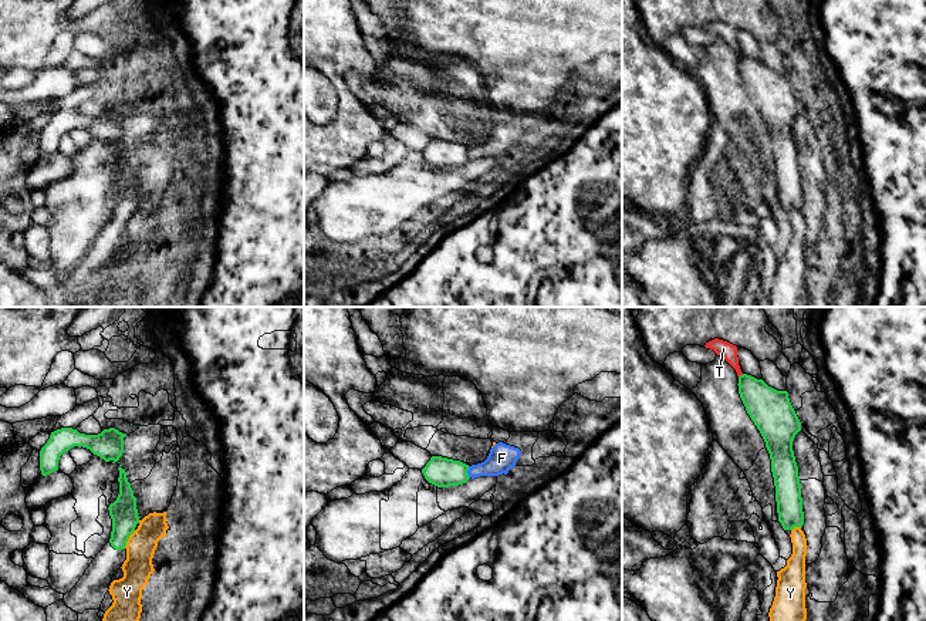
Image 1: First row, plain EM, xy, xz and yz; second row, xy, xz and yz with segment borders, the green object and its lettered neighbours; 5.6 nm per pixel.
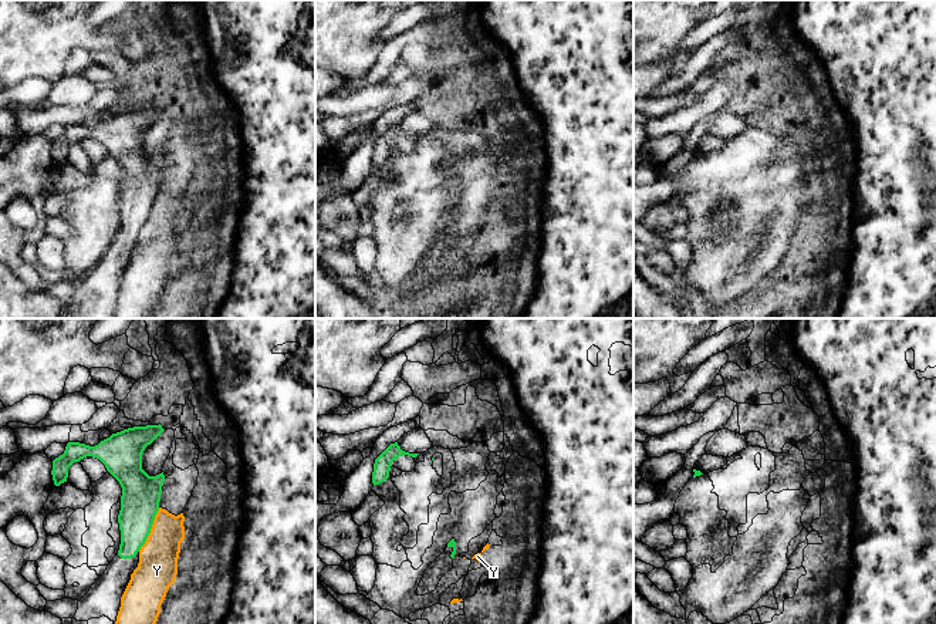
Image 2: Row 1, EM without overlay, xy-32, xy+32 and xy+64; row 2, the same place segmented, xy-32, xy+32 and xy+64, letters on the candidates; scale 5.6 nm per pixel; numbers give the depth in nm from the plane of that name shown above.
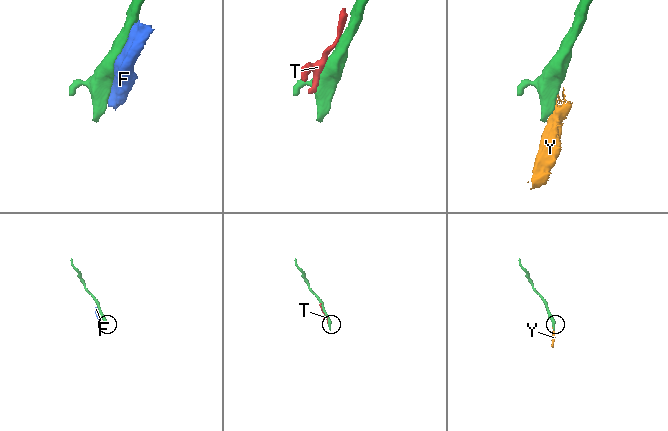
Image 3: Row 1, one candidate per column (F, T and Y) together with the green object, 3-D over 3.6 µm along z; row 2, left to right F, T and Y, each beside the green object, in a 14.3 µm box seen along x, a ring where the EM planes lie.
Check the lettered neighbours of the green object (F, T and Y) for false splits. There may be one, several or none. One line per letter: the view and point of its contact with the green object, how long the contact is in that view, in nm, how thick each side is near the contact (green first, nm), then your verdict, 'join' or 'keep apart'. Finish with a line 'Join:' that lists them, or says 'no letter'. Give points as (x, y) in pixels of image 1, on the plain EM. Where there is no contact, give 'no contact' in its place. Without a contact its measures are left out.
F: xz (466, 154) | 70 nm | 170/160 nm | keep apart
T: yz (740, 57) | 40 nm | 220/90 nm | keep apart
Y: xy (128, 219) | 120 nm | 160/170 nm | keep apart
Join: no letter

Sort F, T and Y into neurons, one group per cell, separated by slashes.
F Y / T

